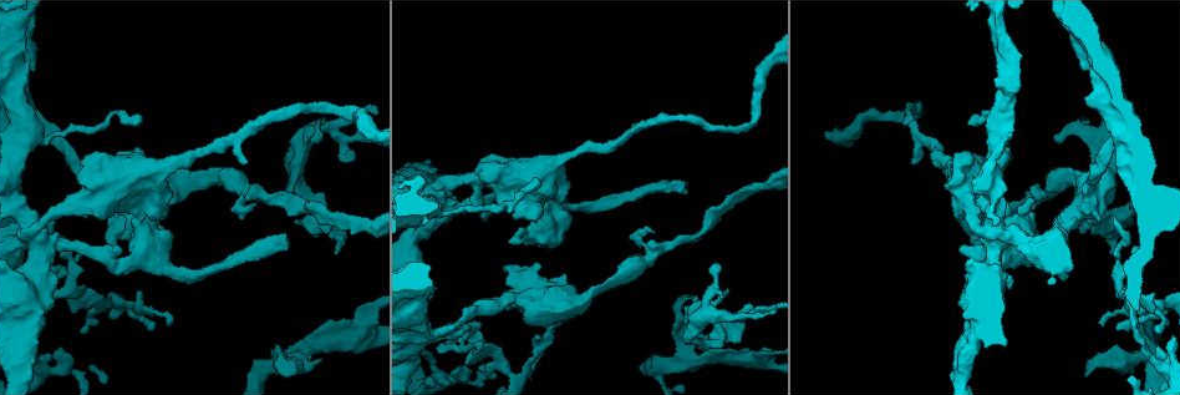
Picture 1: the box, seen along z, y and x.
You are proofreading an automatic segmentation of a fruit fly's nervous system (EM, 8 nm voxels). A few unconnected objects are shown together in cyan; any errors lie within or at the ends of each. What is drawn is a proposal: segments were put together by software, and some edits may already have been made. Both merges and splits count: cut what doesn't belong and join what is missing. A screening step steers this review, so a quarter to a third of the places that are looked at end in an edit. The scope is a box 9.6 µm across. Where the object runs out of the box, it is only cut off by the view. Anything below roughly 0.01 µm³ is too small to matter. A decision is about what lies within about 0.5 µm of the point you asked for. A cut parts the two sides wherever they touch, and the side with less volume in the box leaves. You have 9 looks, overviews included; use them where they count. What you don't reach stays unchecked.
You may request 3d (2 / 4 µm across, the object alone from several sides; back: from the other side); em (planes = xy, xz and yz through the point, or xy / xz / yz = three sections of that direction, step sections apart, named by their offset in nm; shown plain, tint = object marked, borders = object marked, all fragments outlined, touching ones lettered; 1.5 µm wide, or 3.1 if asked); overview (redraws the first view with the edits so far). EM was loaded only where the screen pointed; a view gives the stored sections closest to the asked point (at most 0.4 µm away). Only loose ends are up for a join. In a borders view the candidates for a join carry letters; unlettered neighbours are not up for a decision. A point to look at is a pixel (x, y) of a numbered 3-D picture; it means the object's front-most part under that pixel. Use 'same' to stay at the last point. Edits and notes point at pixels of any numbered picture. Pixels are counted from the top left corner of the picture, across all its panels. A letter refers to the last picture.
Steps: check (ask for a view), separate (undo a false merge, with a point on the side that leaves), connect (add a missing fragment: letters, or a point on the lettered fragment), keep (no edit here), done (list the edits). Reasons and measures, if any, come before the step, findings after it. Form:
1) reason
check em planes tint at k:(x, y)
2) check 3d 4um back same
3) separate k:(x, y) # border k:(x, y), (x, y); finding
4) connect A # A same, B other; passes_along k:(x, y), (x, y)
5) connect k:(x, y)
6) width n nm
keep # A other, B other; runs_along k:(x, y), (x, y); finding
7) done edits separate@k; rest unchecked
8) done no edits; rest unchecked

branch stops here
check em yz step 8 borders at 1:(34, 64)

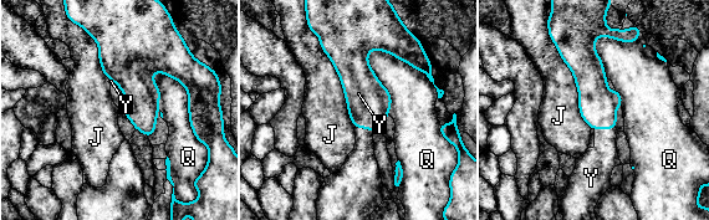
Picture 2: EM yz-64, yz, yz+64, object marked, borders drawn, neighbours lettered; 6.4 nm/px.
another direction
check em planes borders same

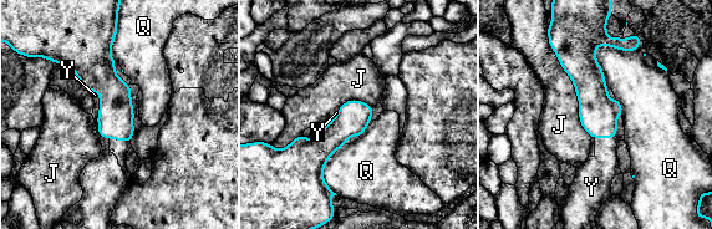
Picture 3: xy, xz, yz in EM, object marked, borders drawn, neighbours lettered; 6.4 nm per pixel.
width 220 nm
connect Y # J other, Q other, Y same; the cell continues

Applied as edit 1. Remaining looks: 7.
check overview

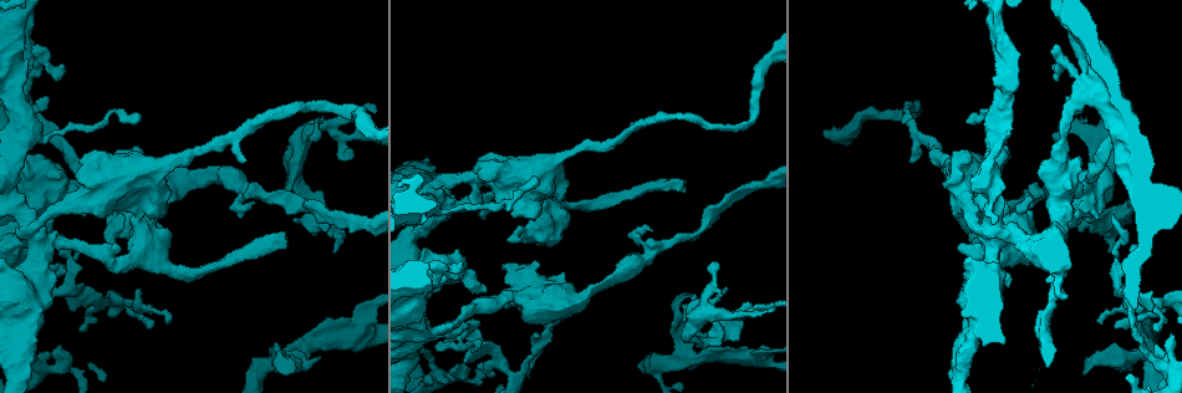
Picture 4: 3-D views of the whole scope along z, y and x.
free end
check em xz step 8 borders at 4:(1056, 140)

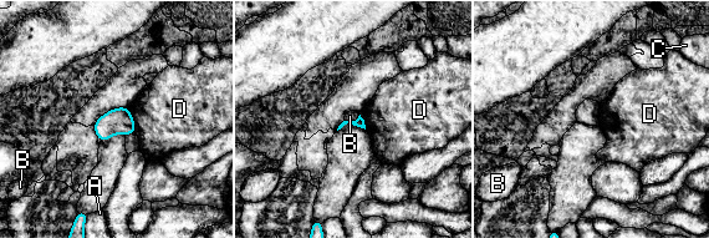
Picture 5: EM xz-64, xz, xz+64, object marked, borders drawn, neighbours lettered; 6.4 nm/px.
keep # A other, B other, C other, D other; no lettered fragment goes on from it

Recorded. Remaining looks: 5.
free end
check 3d 4um at 4:(682, 307)

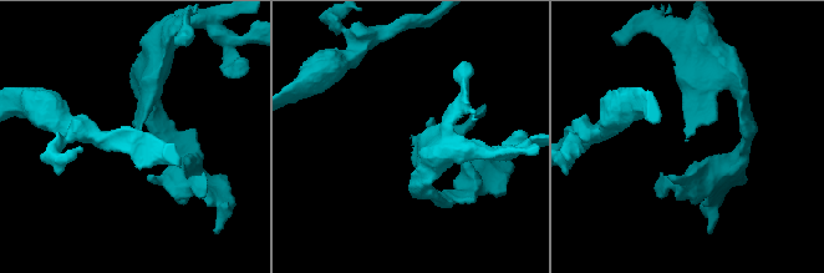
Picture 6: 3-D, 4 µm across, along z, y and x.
now the EM
check em xy step 8 tint at 6:(686, 141)

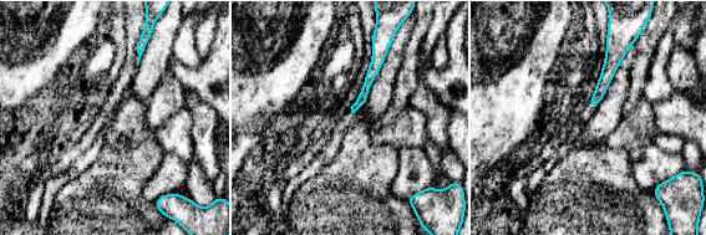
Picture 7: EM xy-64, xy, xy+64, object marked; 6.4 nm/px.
cut it another way
check em planes borders same

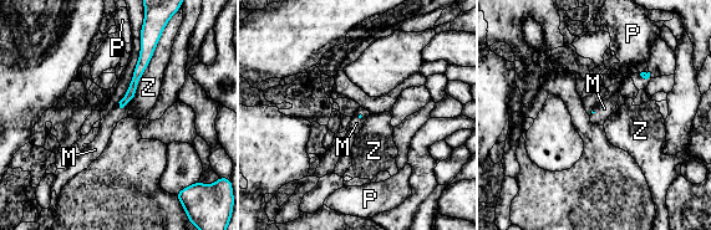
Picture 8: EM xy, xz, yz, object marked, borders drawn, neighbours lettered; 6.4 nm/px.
connect M # M same, P other, Z other; passes_along 8:(138, 71), (123, 106), (107, 124); it goes on there

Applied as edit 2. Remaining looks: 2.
done edits connect@3, connect@8; rest unchecked

